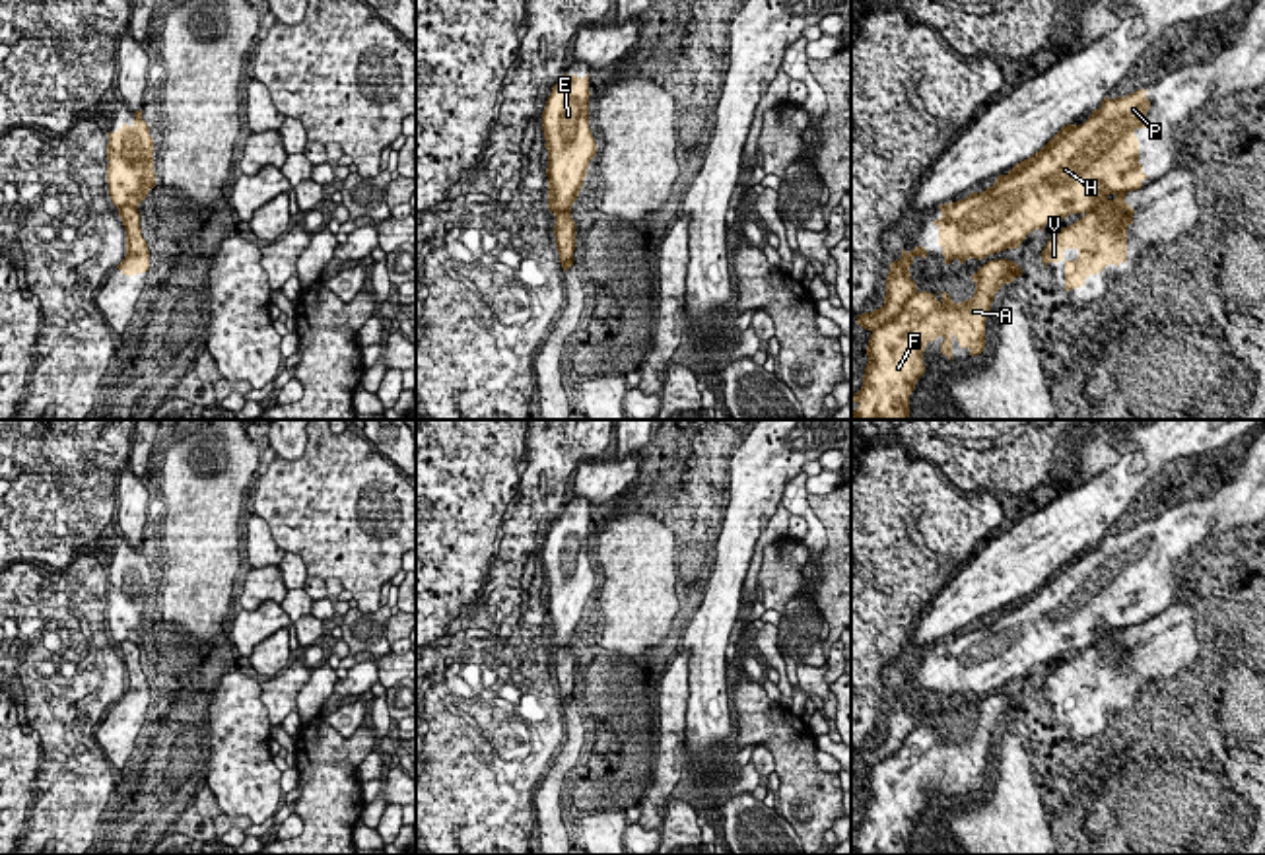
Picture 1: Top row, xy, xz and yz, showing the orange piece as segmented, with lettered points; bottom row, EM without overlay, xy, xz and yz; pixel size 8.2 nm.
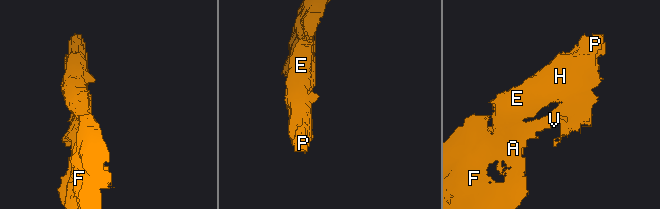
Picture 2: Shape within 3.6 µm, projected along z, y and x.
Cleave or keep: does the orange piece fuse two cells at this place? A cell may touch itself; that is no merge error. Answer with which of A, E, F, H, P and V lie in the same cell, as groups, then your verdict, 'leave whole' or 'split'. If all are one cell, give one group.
groups A F V / E H P; split

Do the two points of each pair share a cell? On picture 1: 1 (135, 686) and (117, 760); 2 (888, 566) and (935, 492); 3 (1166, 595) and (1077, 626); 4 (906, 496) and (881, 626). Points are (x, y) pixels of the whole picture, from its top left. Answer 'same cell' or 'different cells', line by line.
1: same cell
2: same cell
3: same cell
4: different cells

